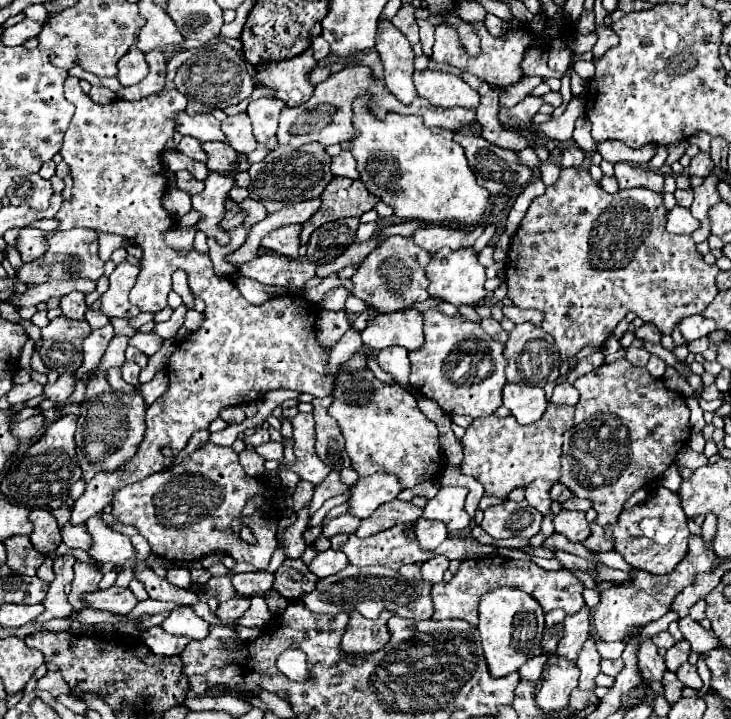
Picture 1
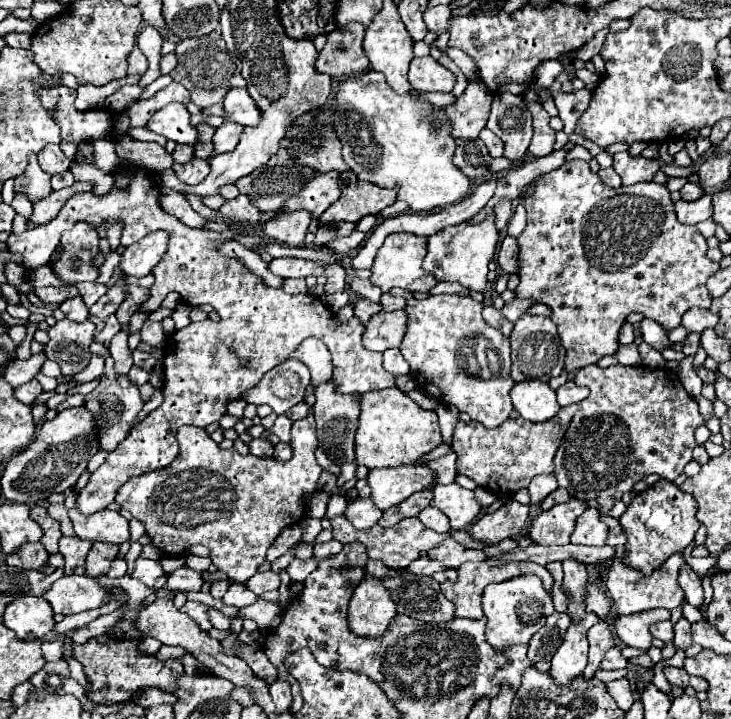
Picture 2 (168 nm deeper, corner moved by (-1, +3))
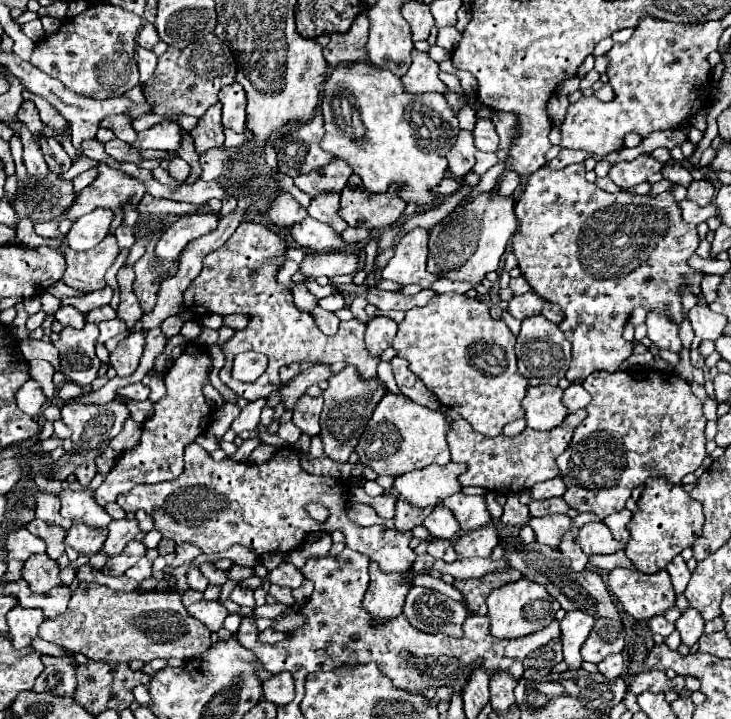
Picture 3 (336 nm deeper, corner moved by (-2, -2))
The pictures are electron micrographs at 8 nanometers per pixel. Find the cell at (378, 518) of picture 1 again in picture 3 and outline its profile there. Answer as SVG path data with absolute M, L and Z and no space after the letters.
M398 501L396 503L396 515L394 515L394 527L396 527L396 531L412 531L416 525L420 525L428 517L428 513L432 509L434 507L418 509L418 507L412 507L406 501Z

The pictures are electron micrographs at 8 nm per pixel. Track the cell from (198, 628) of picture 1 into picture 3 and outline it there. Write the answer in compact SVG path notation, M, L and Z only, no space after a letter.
M204 599L194 603L194 605L190 605L188 613L194 619L202 621L210 631L218 631L222 627L224 619L228 617L228 611L226 611L226 607L222 603L218 603L218 601L204 601Z

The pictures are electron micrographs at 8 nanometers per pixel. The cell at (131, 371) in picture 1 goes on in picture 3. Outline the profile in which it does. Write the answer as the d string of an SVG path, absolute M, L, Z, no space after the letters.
M132 383L132 385L126 385L126 387L118 389L118 395L124 395L124 397L134 399L134 401L148 399L148 393L150 393L150 389L144 383Z

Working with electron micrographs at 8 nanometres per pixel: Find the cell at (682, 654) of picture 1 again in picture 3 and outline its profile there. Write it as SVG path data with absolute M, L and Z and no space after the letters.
M688 609L686 613L682 613L682 617L676 621L676 629L680 631L680 637L682 637L682 643L692 647L698 637L704 633L704 619L698 615L696 609Z

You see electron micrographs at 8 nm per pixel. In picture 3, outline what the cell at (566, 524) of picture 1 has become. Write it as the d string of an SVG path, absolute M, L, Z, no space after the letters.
M600 521L600 523L586 523L578 531L578 545L582 547L584 553L614 553L624 549L622 541L616 541L610 533L610 529Z

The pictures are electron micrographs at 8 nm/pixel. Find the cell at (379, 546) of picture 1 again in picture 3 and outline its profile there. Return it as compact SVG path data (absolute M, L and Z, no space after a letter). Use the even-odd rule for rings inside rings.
M190 443L184 451L184 471L174 481L154 483L154 485L136 485L126 495L120 495L116 503L128 513L136 513L138 509L146 511L154 519L154 529L162 533L164 539L172 539L174 543L194 543L200 547L206 555L228 551L232 545L240 543L242 547L260 553L288 553L296 549L310 531L342 531L346 537L346 547L356 549L364 555L368 555L372 561L378 563L378 567L386 573L408 573L412 569L412 563L416 559L416 553L410 549L412 531L398 533L394 529L388 529L384 525L372 525L372 527L360 527L352 523L346 517L346 491L344 485L338 483L334 477L316 477L306 473L298 463L298 453L294 449L280 449L276 455L262 463L254 465L248 461L234 461L230 457L222 461L214 461L210 453L200 447L198 443ZM312 501L324 501L324 507L328 509L328 519L324 523L318 523L312 519L306 511L306 505Z

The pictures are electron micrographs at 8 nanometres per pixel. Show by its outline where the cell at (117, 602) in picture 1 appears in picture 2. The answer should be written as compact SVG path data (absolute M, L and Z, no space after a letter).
M63 576L51 584L43 598L57 614L77 614L105 604L105 588L89 576Z

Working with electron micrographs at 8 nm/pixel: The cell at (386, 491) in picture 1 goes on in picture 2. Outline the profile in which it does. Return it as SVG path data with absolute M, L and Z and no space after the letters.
M397 466L377 468L369 472L369 486L373 488L373 502L385 510L401 504L419 490L427 490L435 484L437 474L429 466Z

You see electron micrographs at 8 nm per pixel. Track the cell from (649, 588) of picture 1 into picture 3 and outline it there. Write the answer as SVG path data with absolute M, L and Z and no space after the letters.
M612 569L608 587L620 601L626 613L634 619L650 619L672 609L676 593L670 585L670 575L662 569L654 575L644 575L636 569Z

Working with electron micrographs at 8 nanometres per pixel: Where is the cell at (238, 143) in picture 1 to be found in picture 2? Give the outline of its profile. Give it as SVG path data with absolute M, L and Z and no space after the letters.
M225 122L223 126L219 126L217 132L215 132L215 136L213 136L213 152L211 152L211 156L207 160L211 160L217 154L231 152L237 146L237 140L241 136L241 128L243 126L229 124L229 122Z

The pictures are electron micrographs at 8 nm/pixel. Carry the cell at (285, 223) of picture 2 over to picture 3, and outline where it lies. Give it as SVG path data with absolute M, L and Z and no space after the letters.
M282 193L280 197L274 199L272 207L268 209L268 215L278 229L288 229L290 225L296 225L298 221L302 221L308 213L304 207L300 207L294 201L294 197L290 193Z

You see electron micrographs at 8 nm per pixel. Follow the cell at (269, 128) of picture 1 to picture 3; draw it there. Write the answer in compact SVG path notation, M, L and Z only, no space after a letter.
M238 83L224 87L220 91L220 103L222 103L222 125L226 129L242 133L246 129L246 93L244 93L244 89Z

